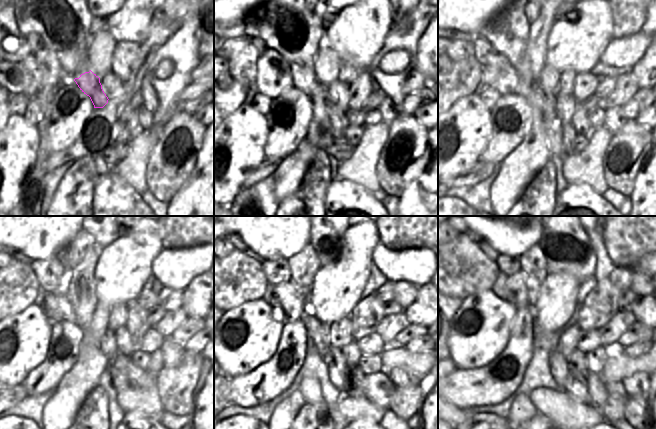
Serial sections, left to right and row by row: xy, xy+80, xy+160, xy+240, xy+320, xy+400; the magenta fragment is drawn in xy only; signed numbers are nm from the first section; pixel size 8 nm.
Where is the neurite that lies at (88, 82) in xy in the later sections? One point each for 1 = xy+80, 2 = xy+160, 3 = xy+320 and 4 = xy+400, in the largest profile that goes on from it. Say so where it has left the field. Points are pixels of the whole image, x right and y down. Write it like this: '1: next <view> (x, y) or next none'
1: next xy+80 (333, 119)
2: next xy+160 (560, 136)
3: next xy+320 (378, 388)
4: next xy+400 (613, 410)

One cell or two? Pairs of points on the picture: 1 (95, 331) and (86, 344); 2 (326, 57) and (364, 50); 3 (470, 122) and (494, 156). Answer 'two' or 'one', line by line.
1: two
2: two
3: two

